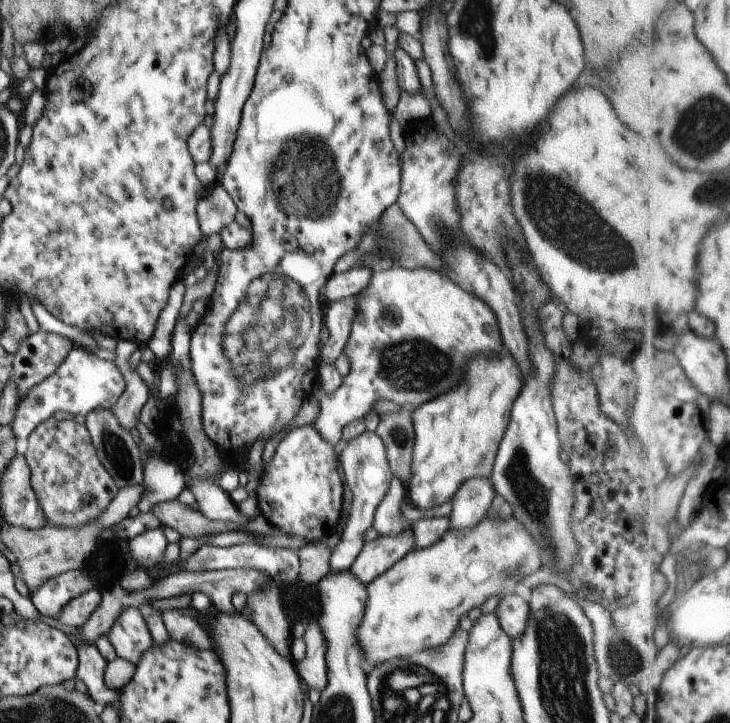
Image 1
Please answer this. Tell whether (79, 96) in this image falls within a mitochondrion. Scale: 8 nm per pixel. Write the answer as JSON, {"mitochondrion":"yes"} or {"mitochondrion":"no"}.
{"mitochondrion":"no"}

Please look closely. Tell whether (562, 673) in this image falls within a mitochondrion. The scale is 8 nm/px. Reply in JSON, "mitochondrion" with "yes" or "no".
{"mitochondrion":"yes"}

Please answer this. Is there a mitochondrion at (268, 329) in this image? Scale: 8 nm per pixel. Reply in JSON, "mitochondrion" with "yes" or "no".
{"mitochondrion":"yes"}

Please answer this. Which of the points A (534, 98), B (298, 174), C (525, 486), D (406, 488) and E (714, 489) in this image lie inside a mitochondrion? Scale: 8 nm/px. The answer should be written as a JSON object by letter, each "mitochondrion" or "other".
{"A":"other","B":"mitochondrion","C":"mitochondrion","D":"other","E":"other"}

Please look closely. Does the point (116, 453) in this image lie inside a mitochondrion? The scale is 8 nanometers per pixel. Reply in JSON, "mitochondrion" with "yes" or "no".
{"mitochondrion":"yes"}

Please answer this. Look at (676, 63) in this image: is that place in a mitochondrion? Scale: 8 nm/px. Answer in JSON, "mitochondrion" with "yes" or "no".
{"mitochondrion":"no"}

